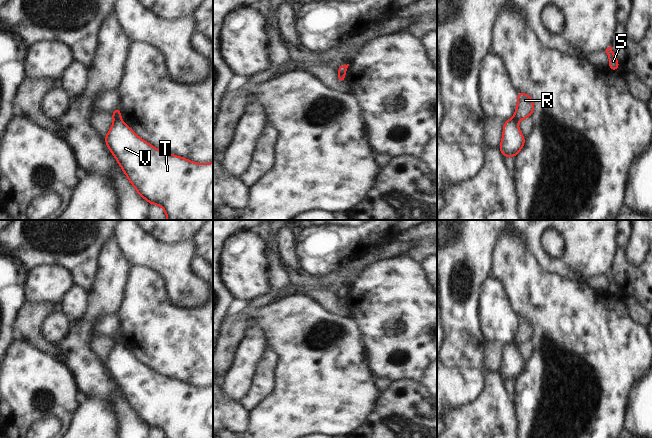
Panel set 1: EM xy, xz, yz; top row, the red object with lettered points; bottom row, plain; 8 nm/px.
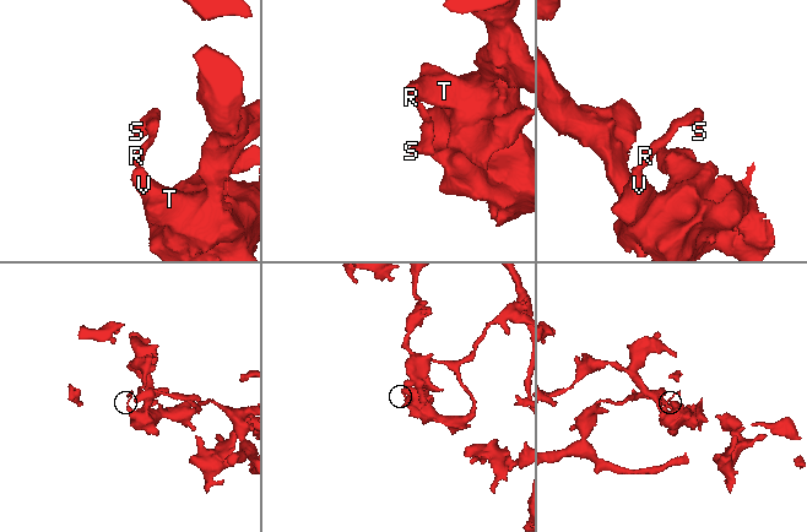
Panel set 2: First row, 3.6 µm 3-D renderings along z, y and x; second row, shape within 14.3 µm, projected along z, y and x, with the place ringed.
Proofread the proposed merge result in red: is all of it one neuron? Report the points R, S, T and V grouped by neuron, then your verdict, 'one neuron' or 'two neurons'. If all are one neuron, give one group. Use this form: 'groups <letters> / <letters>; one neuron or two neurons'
groups R S / T V; two neurons

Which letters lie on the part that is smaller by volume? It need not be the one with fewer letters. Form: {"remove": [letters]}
{"remove": ["R", "S"]}

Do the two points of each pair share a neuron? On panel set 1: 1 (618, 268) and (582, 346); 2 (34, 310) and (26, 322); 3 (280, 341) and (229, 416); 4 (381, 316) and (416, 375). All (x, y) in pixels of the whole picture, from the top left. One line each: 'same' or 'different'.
1: different
2: same
3: different
4: same

